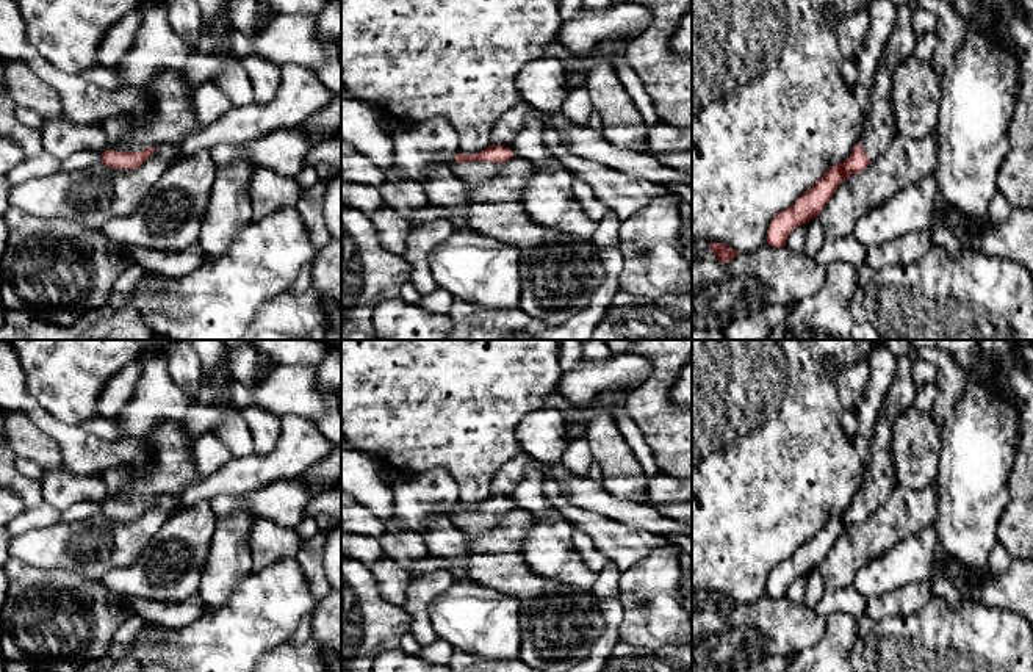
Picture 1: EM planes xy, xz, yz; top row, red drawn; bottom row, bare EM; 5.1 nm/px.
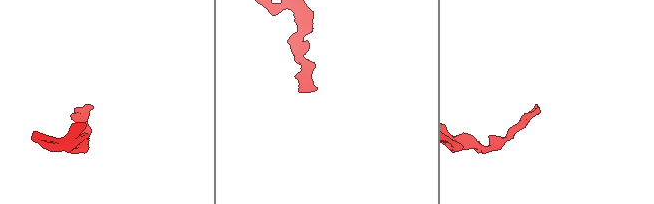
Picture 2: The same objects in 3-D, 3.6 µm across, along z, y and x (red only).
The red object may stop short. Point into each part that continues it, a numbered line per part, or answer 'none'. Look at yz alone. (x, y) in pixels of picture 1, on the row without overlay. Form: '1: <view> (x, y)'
1: yz (878, 481)

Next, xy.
1: xy (172, 464)

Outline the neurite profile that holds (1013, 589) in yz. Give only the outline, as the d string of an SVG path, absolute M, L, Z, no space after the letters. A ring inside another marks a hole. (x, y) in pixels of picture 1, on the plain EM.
M1013 559L1003 573L988 572L983 578L974 578L961 564L948 562L945 573L967 584L977 602L1017 612L1033 630L1033 561Z

